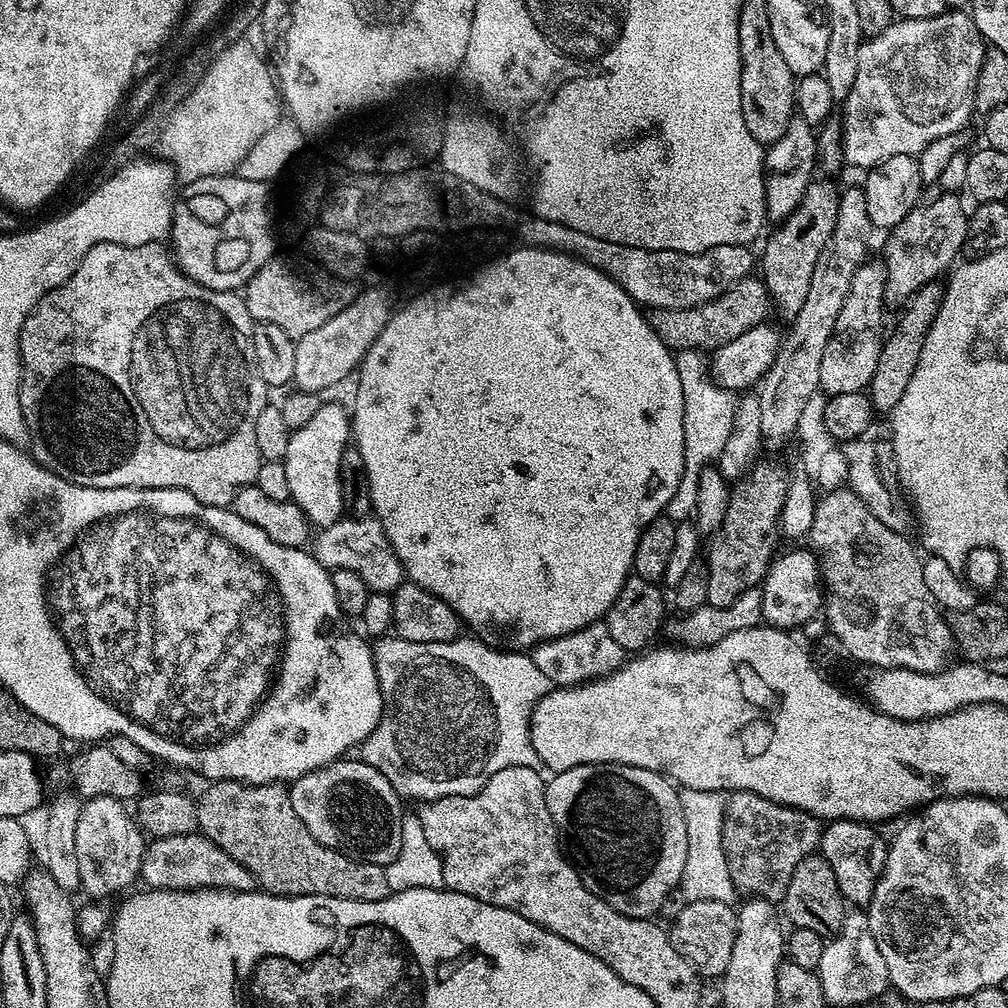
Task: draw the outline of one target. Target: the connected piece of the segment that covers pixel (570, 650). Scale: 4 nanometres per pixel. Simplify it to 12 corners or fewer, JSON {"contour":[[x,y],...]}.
{"contour":[[596,621],[537,643],[549,683],[576,687],[616,672],[624,648]]}

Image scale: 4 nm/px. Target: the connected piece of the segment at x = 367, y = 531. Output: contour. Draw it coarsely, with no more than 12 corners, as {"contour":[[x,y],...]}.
{"contour":[[341,518],[315,533],[323,568],[354,570],[373,592],[406,577],[379,519]]}

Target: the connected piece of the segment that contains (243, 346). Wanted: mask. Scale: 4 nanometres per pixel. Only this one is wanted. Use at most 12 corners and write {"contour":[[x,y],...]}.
{"contour":[[95,244],[20,331],[30,455],[255,485],[243,295]]}

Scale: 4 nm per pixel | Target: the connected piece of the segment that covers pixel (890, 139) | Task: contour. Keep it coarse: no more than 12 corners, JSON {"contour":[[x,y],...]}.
{"contour":[[964,10],[867,37],[845,161],[916,156],[974,116],[984,37]]}

